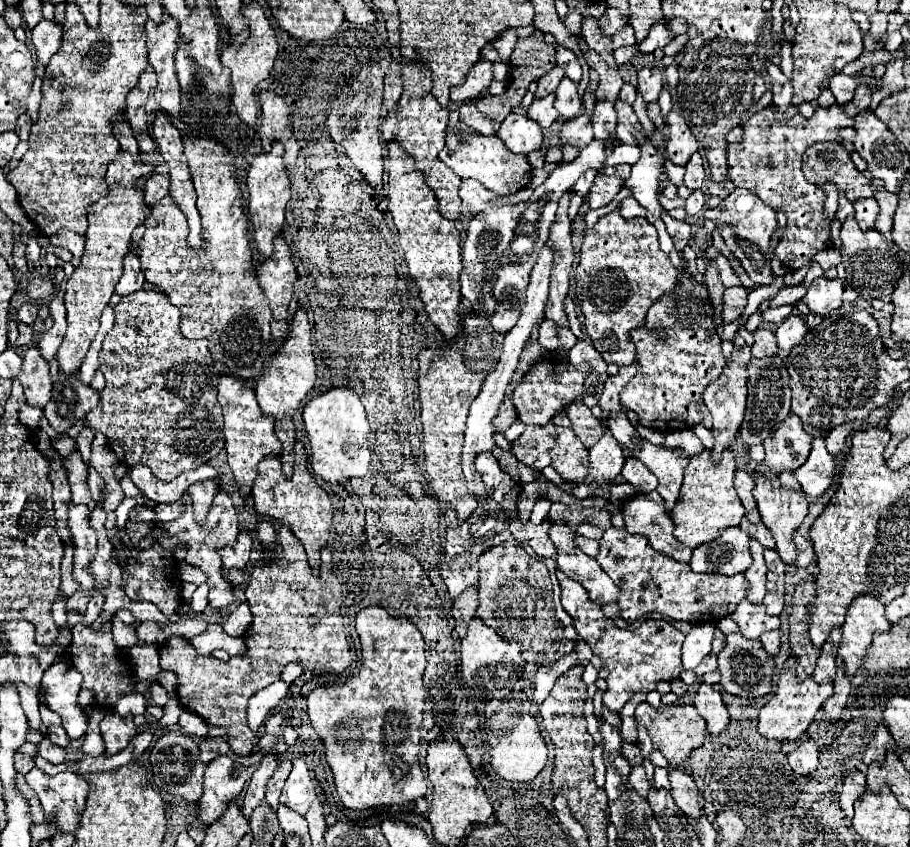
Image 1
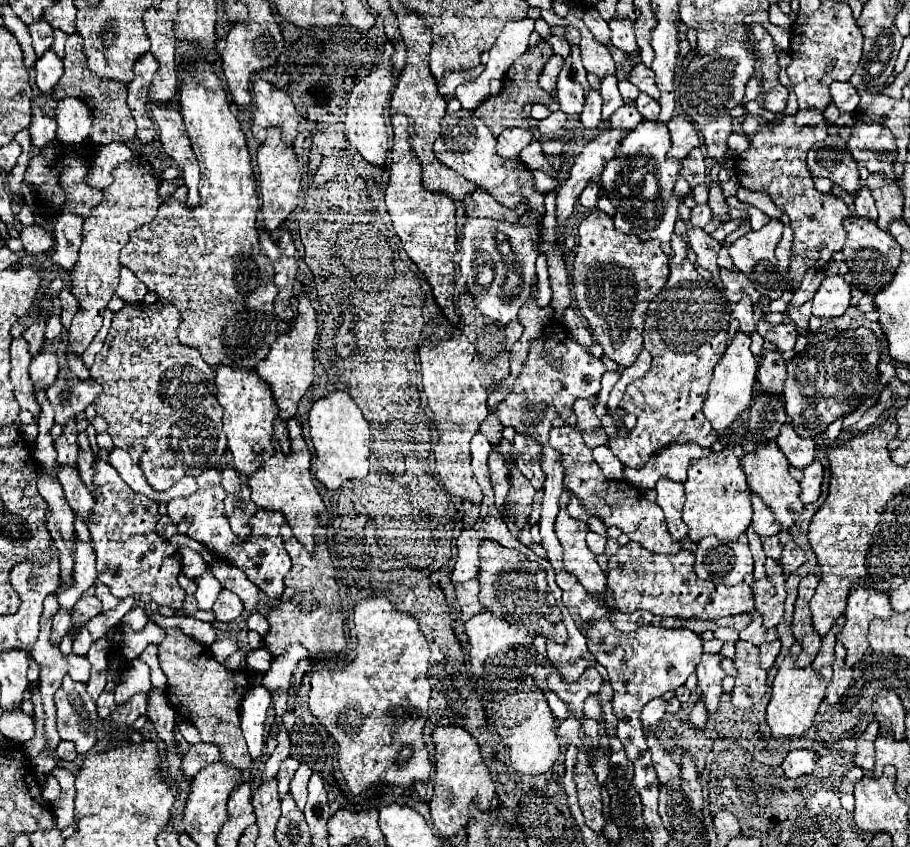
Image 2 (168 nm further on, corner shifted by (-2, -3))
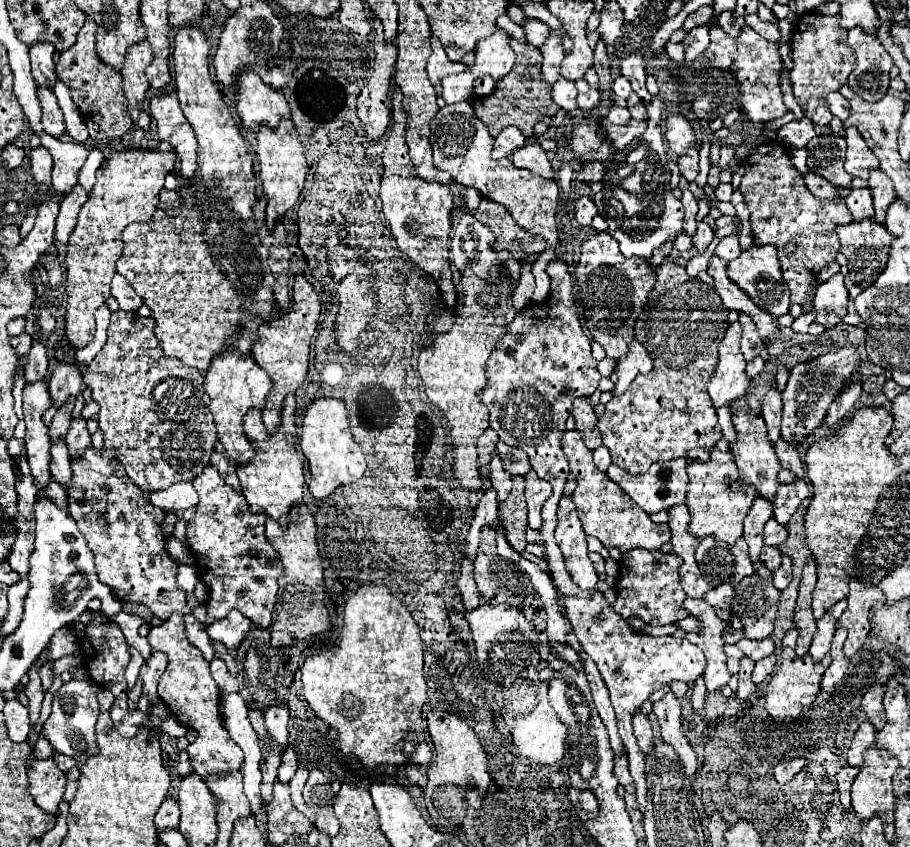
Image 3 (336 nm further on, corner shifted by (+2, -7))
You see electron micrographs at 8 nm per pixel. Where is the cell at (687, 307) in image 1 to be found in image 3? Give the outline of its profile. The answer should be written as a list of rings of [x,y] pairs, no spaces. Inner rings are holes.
[[[664,260],[664,264],[656,270],[656,286],[652,288],[650,298],[640,312],[634,334],[634,338],[654,358],[654,368],[644,378],[634,378],[624,394],[614,396],[598,420],[604,446],[610,448],[614,464],[622,466],[630,474],[640,474],[646,472],[654,462],[664,462],[680,456],[690,460],[710,458],[710,450],[722,438],[722,430],[718,426],[716,408],[708,398],[706,382],[714,374],[718,362],[718,344],[730,326],[728,314],[730,310],[722,304],[714,286],[692,280],[686,274],[686,268],[674,264],[672,260]]]

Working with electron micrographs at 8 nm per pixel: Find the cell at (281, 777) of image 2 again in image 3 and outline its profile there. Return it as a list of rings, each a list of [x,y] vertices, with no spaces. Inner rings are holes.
[[[288,746],[288,750],[284,750],[284,752],[282,752],[282,764],[280,764],[280,768],[278,768],[278,780],[288,784],[288,782],[292,780],[294,772],[296,772],[296,768],[298,768],[296,752]]]

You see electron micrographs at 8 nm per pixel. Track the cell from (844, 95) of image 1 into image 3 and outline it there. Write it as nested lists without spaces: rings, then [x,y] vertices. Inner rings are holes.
[[[830,92],[826,104],[828,104],[828,110],[830,110],[834,116],[838,116],[840,120],[846,120],[846,118],[848,118],[848,114],[850,114],[850,110],[848,110],[848,100],[846,100],[840,92]]]

